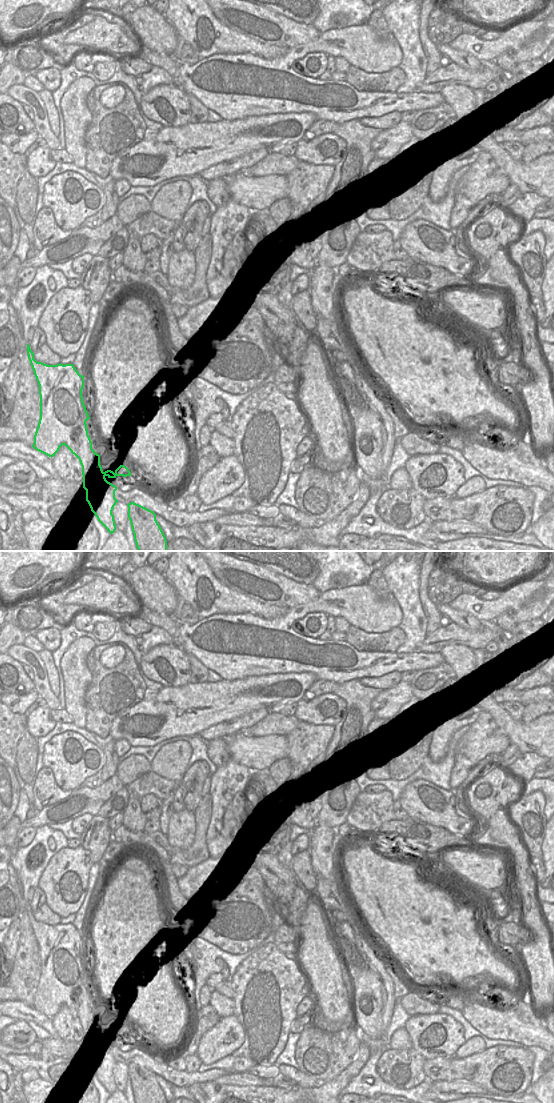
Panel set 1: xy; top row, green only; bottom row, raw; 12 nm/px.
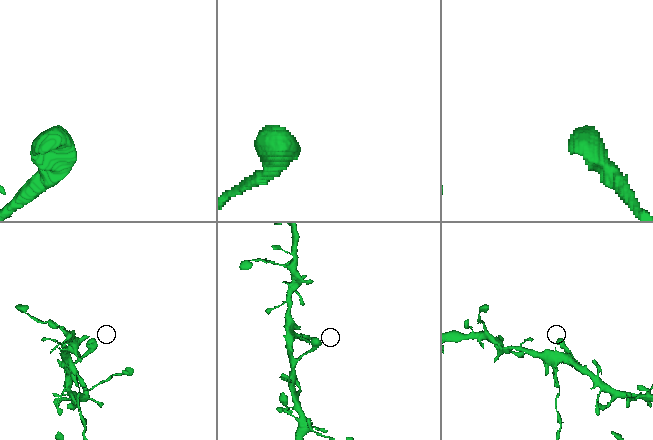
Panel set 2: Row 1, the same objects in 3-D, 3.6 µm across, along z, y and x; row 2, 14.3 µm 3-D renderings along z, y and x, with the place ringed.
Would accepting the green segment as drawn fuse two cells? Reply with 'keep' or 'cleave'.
cleave

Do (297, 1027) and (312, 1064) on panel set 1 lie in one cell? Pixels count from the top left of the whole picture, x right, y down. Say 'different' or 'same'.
different

